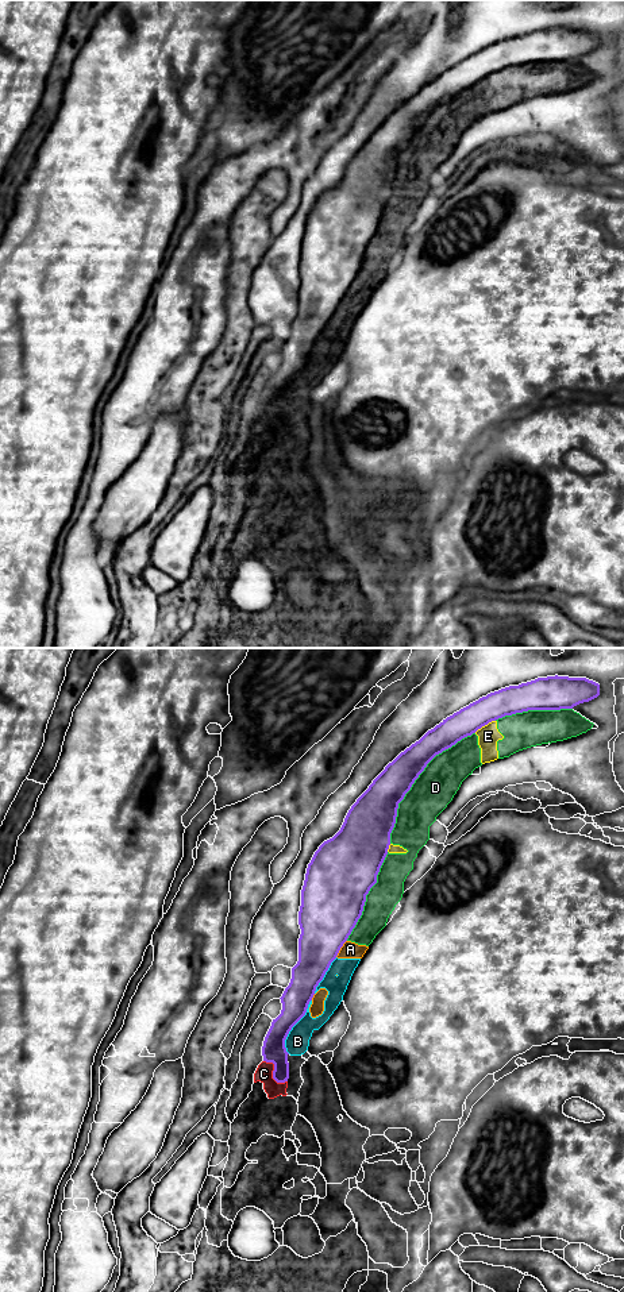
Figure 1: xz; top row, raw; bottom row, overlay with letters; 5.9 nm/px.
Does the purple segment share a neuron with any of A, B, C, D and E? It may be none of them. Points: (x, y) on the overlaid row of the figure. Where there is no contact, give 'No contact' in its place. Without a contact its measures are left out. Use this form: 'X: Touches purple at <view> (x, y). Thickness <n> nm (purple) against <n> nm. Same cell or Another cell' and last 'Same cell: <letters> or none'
A: Touches purple at xz (341, 947). Thickness 360 nm (purple) against 100 nm. Another cell
B: Touches purple at xz (293, 1025). Thickness 160 nm (purple) against 140 nm. Another cell
C: Touches purple at xz (273, 1073). Thickness 140 nm (purple) against 110 nm. Another cell
D: Touches purple at xz (415, 779). Thickness 220 nm (purple) against 240 nm. Another cell
E: Touches purple at xz (484, 725). Thickness 170 nm (purple) against 130 nm. Another cell
Same cell: none

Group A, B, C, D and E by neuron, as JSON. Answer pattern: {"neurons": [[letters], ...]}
{"neurons": [["A", "B", "C", "D", "E"]]}

